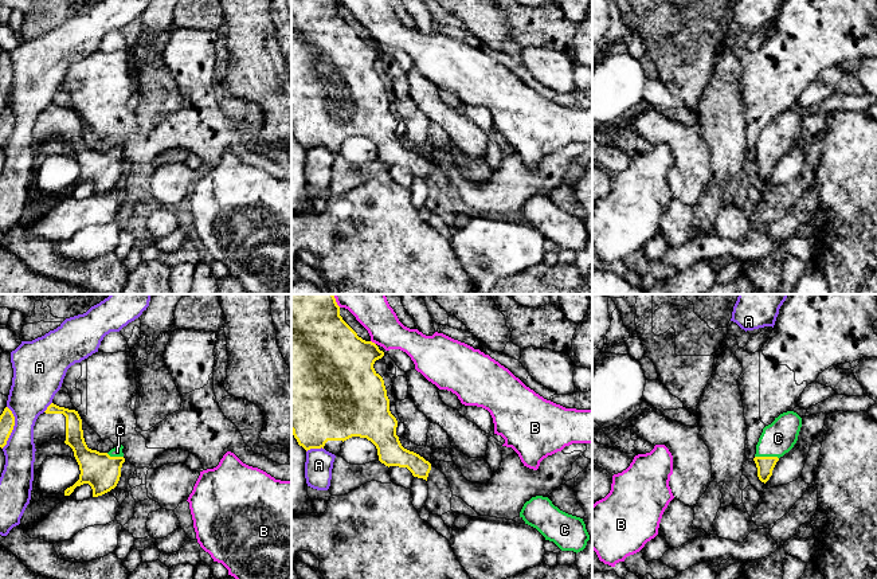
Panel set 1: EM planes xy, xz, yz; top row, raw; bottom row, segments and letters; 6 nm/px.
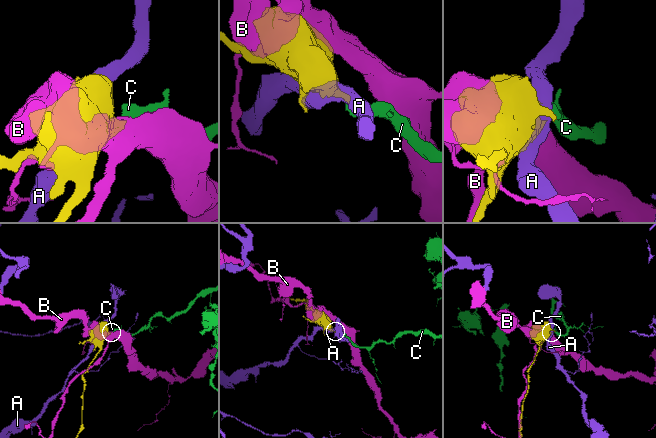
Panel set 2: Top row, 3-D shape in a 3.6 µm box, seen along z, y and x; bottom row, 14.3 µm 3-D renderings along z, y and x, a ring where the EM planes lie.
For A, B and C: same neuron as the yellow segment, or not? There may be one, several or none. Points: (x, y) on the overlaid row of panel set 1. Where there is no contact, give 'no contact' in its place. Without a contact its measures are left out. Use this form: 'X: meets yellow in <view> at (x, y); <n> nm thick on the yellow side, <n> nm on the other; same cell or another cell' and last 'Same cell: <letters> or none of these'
A: meets yellow in xz at (314, 448); 440 nm thick on the yellow side, 170 nm on the other; another cell
B: meets yellow in xz at (374, 343); 420 nm thick on the yellow side, 220 nm on the other; another cell
C: meets yellow in yz at (767, 457); 100 nm thick on the yellow side, 200 nm on the other; same cell
Same cell: C

